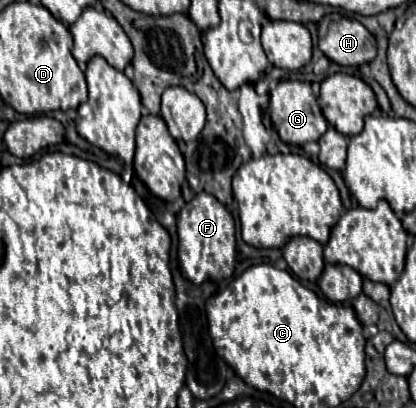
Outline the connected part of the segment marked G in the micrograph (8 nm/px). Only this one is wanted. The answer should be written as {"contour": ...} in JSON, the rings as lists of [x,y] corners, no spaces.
{"contour":[[[280,82],[272,92],[270,92],[270,118],[272,118],[272,124],[278,132],[278,136],[282,138],[282,142],[286,144],[306,144],[306,142],[312,142],[312,140],[318,140],[326,128],[328,128],[328,122],[316,102],[316,96],[312,94],[312,88],[310,84],[306,82]]]}

